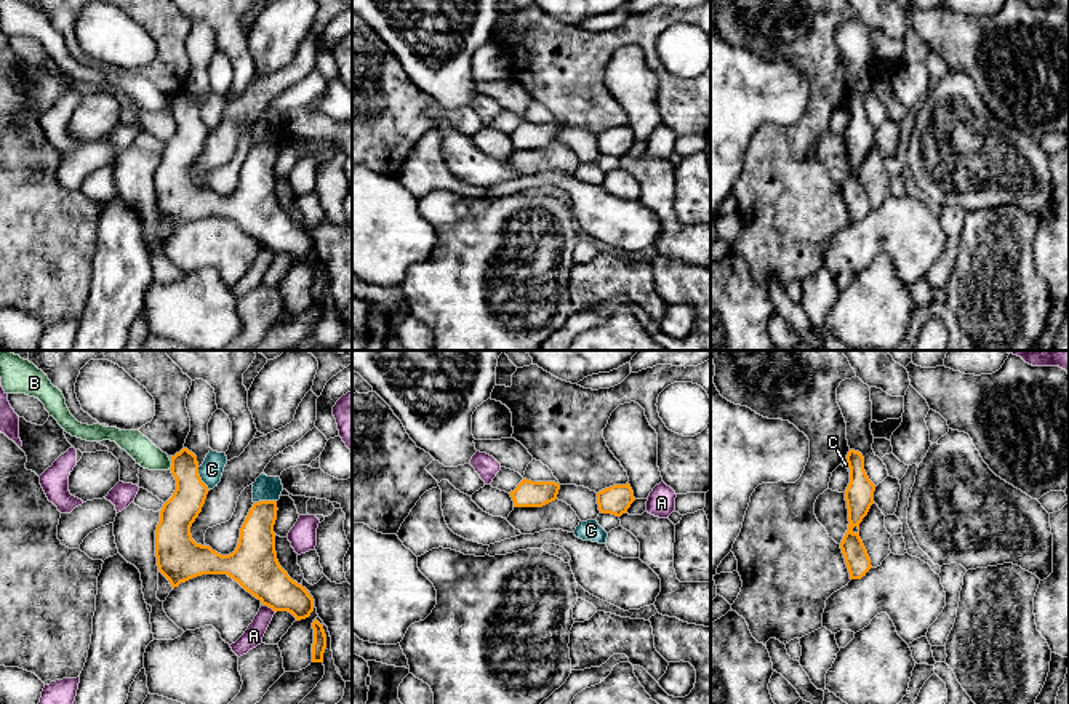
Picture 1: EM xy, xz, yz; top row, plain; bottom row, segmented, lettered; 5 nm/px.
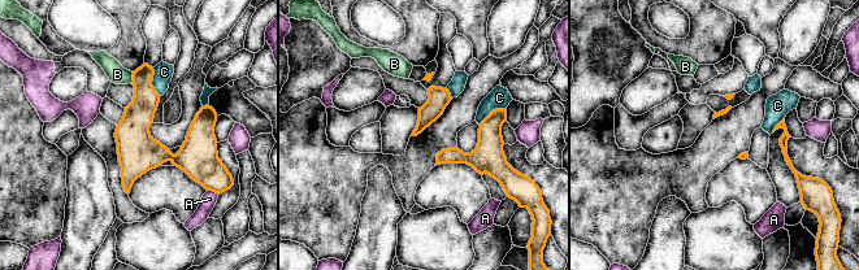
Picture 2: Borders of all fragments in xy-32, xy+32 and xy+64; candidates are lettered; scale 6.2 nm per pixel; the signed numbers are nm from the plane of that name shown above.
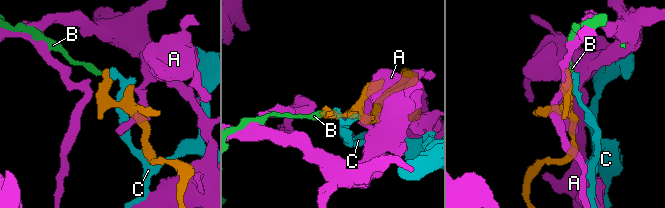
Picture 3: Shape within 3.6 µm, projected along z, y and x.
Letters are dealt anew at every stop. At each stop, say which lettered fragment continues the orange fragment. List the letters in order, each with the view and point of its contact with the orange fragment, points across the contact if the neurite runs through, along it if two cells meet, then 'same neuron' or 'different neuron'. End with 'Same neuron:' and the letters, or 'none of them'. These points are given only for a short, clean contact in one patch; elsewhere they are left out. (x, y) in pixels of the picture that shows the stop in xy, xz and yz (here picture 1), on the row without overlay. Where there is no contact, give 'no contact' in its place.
A: xy (271, 248) | different neuron
B: xy (172, 108) | along xy (172, 103), (168, 111) | different neuron
C: xy (200, 120) | different neuron
Same neuron: none of them

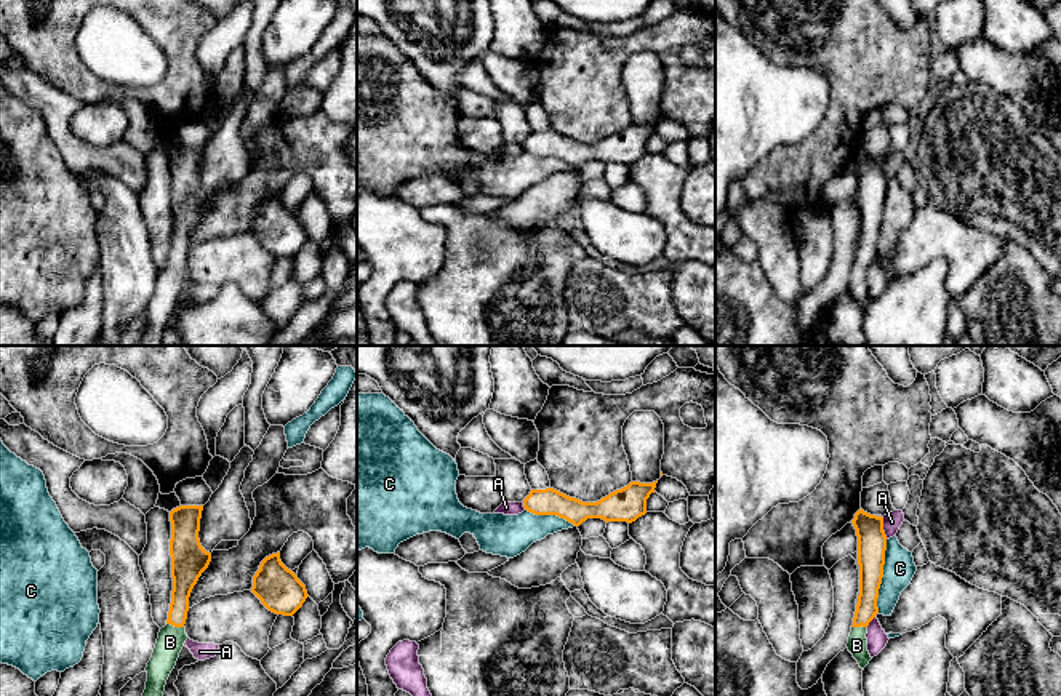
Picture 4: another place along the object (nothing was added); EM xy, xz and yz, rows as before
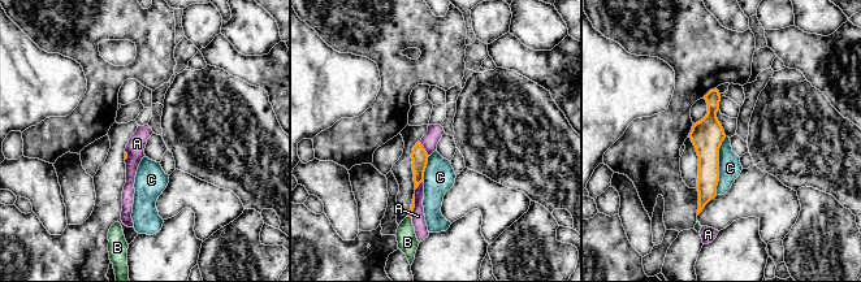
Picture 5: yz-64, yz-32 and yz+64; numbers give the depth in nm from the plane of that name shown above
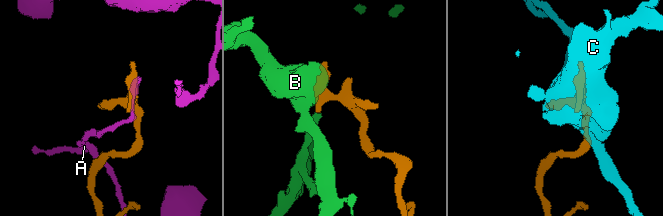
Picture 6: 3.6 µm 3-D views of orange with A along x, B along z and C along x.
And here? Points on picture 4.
A: yz (882, 170) | different neuron
B: xy (175, 268) | across xy (184, 220), (175, 268), (170, 284) | same neuron
C: yz (882, 218) | different neuron
Same neuron: B

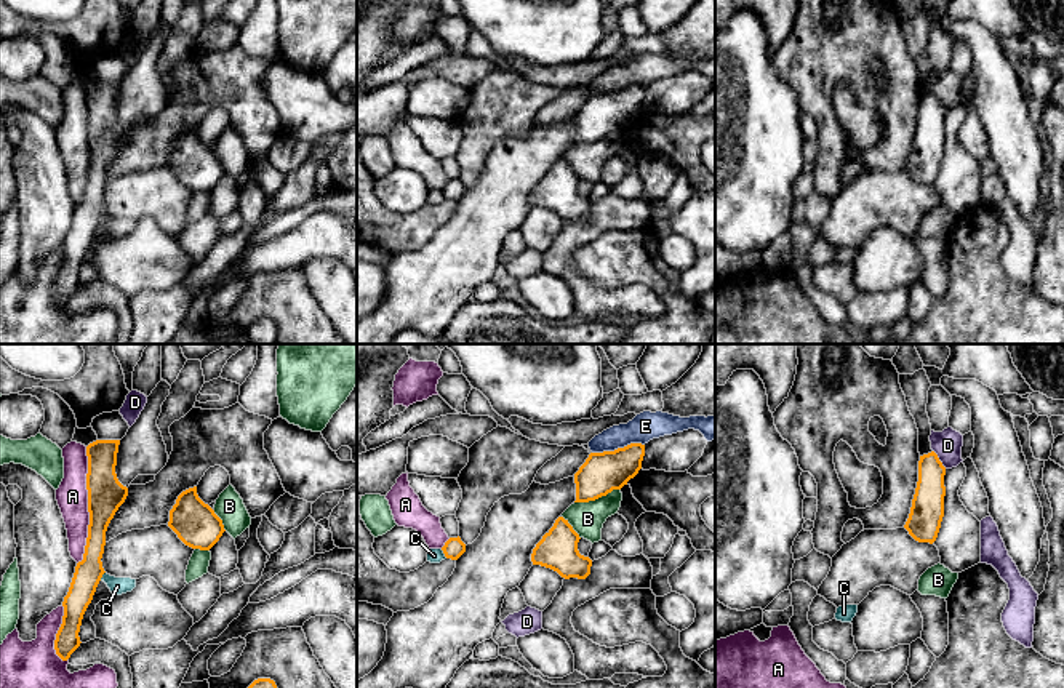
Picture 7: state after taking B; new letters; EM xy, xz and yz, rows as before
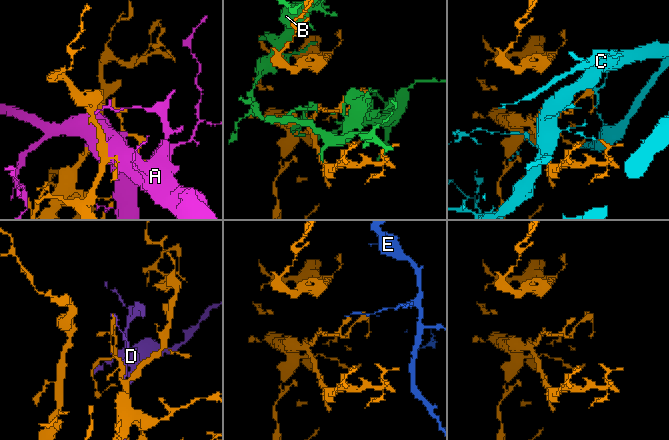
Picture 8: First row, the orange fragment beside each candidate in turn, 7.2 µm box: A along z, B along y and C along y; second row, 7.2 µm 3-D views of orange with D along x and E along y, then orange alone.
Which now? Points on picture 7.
A: xy (88, 148) | different neuron
B: xz (597, 140) | different neuron
C: xz (444, 194) | different neuron
D: yz (938, 101) | different neuron
E: xz (618, 90) | along xz (644, 85), (628, 85), (592, 95) | different neuron
Same neuron: none of them

